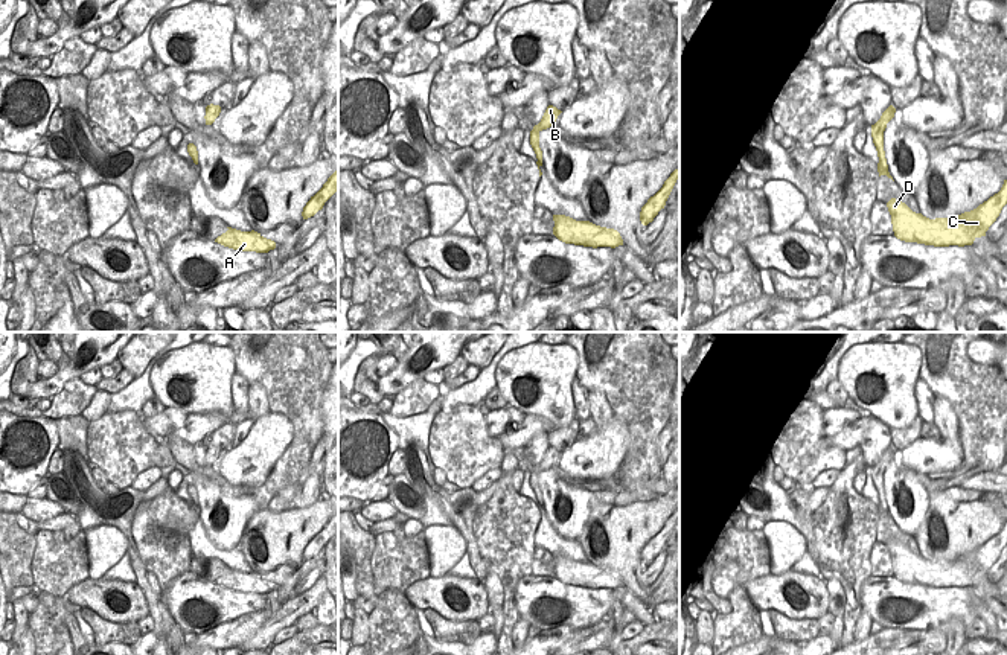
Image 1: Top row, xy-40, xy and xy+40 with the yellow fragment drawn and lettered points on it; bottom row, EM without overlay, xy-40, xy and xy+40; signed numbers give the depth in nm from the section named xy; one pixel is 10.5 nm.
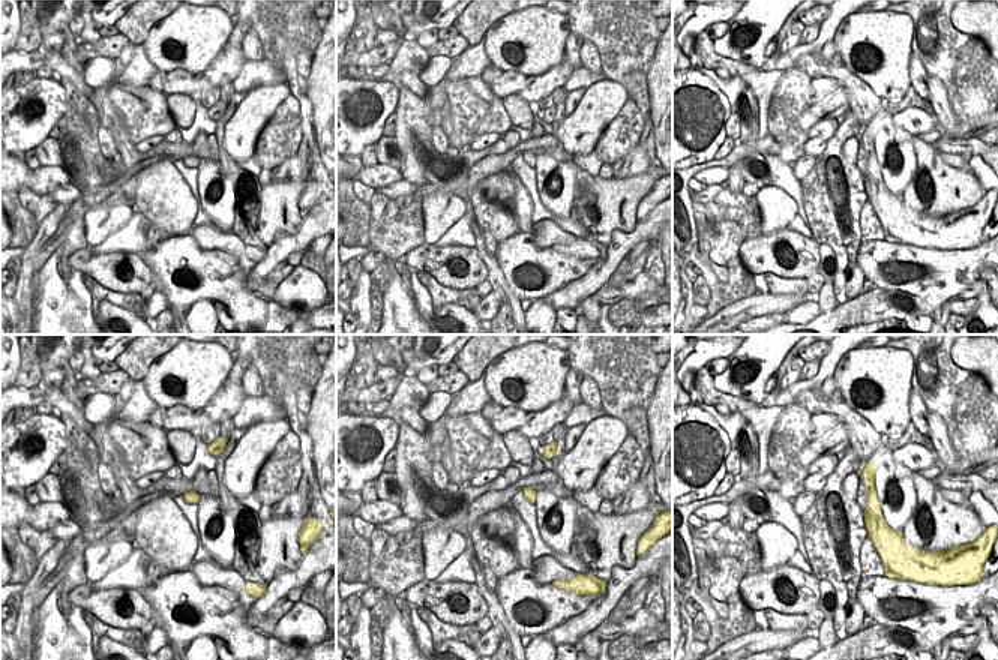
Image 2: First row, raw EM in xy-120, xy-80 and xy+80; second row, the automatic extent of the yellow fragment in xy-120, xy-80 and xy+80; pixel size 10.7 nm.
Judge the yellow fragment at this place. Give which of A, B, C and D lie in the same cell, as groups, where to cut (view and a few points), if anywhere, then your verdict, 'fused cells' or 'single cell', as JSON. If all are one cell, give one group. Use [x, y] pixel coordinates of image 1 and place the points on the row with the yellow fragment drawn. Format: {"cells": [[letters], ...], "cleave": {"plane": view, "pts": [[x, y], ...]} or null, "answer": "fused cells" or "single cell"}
{"cells": [["A", "B", "C", "D"]], "cleave": null, "answer": "single cell"}

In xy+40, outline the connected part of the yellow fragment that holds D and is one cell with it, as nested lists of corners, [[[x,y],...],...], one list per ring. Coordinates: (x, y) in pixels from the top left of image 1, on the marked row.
[[[1007,180],[998,193],[970,212],[954,219],[929,219],[913,212],[905,203],[891,198],[887,203],[891,215],[894,236],[905,242],[917,242],[934,247],[972,245],[977,238],[986,236],[989,227],[996,221],[1007,204]]]

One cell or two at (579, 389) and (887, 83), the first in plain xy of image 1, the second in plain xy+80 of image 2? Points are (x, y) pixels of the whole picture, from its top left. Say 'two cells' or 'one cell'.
two cells

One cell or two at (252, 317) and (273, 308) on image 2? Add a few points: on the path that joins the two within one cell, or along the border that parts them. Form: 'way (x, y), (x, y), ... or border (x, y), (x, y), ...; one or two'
border (266, 303), (267, 318); two

